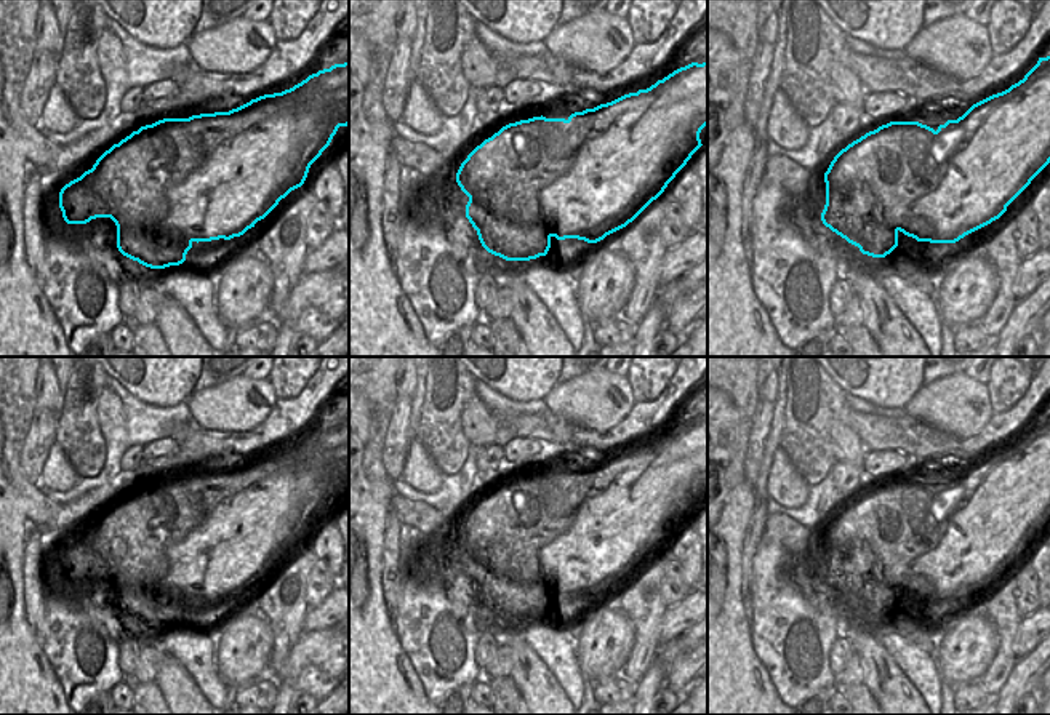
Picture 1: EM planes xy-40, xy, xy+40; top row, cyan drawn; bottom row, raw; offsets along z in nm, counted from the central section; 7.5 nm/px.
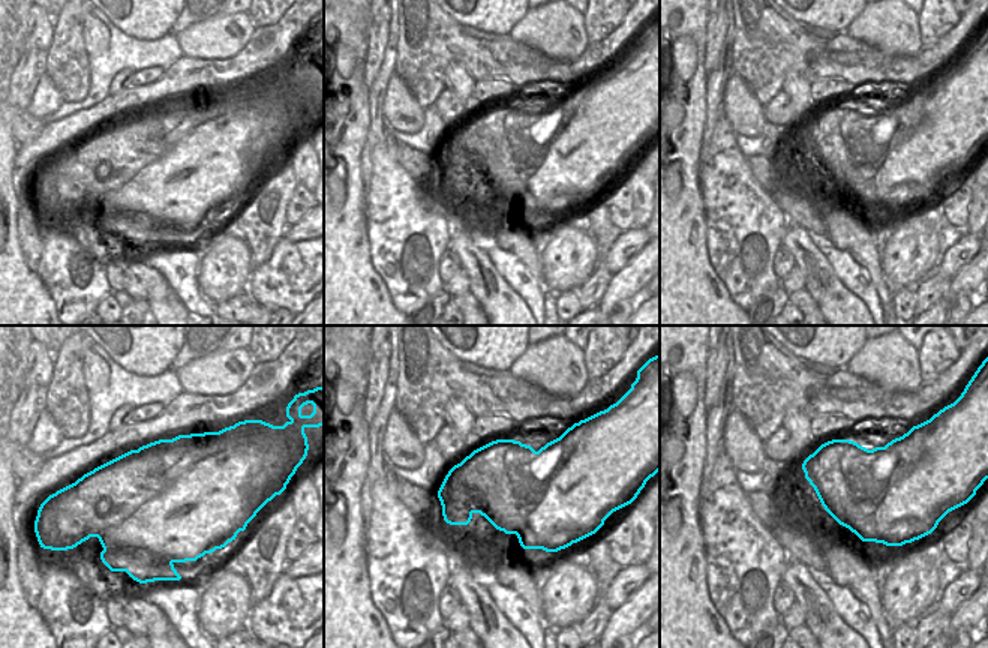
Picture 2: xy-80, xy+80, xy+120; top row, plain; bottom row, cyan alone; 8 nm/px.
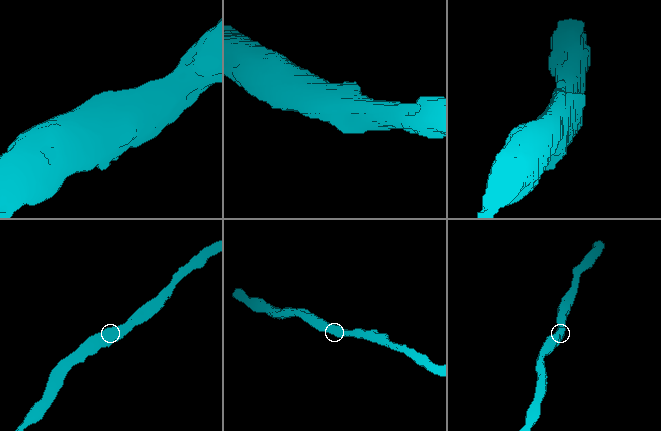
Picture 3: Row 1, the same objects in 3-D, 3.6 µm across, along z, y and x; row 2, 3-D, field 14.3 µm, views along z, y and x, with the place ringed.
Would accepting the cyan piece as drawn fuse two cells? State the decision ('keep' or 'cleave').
keep

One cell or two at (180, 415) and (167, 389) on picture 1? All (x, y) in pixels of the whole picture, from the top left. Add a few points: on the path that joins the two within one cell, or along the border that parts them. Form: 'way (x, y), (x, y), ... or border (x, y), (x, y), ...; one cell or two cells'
border (140, 400), (159, 407), (175, 407), (184, 402); two cells

